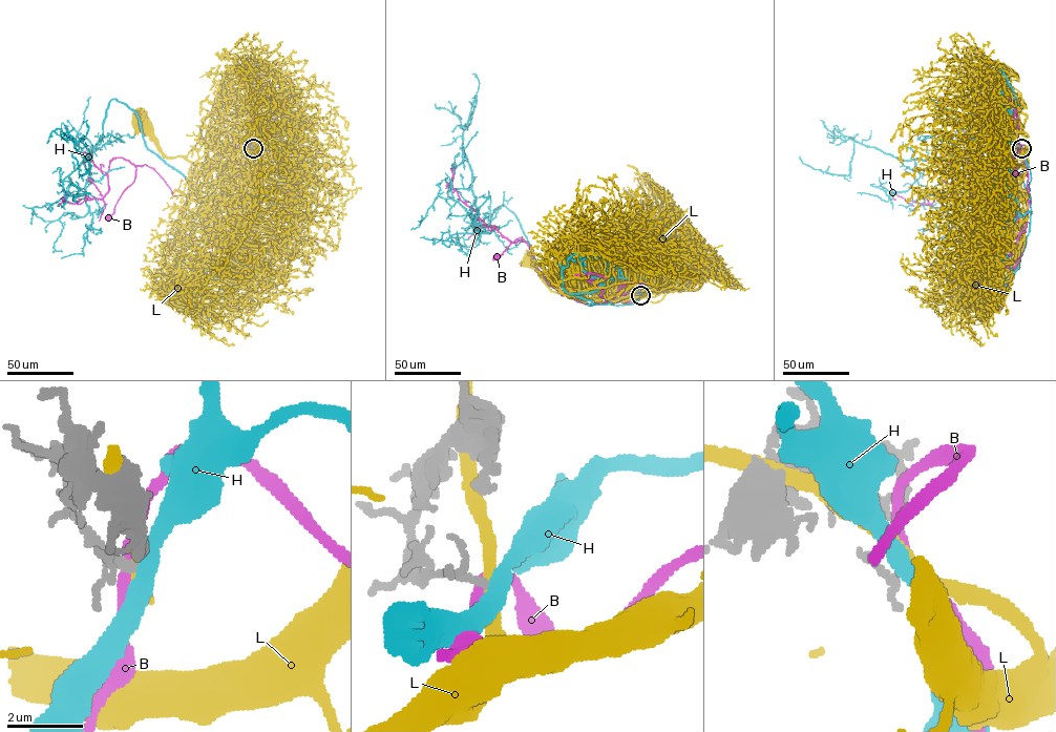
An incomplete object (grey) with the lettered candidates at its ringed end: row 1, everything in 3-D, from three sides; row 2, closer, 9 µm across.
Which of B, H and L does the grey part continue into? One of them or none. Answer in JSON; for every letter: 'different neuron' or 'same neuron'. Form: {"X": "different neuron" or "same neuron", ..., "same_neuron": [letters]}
{"B": "different neuron", "H": "different neuron", "L": "different neuron", "same_neuron": []}

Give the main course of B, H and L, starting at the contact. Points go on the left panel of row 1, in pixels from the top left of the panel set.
B: (252, 148), (246, 168), (230, 187), (207, 202), (173, 196), (152, 168), (135, 166), (134, 181), (107, 217)
H: (252, 148), (198, 195), (112, 99), (88, 160), (75, 143), (80, 175), (84, 155)
L: (252, 148), (251, 151), (230, 150), (216, 159), (193, 163), (181, 157), (167, 158), (139, 122)

